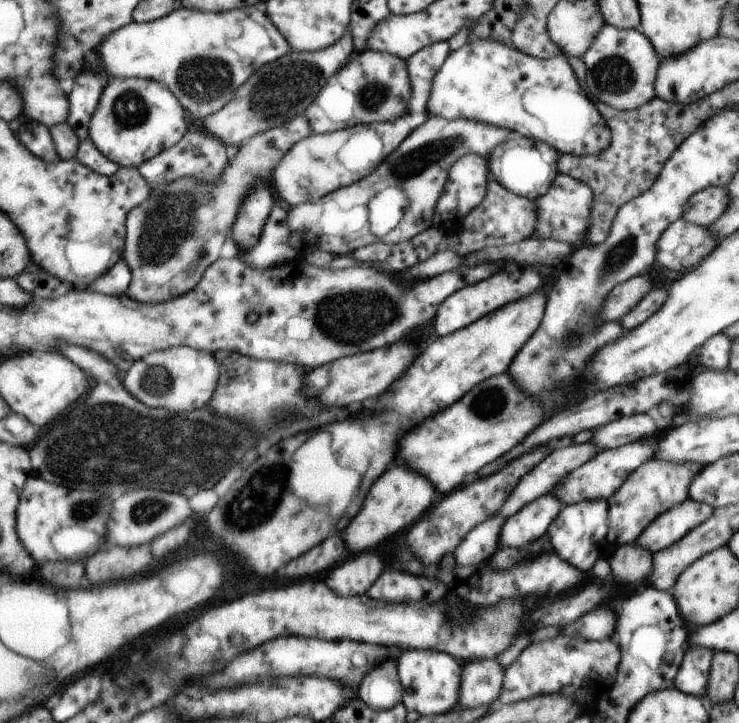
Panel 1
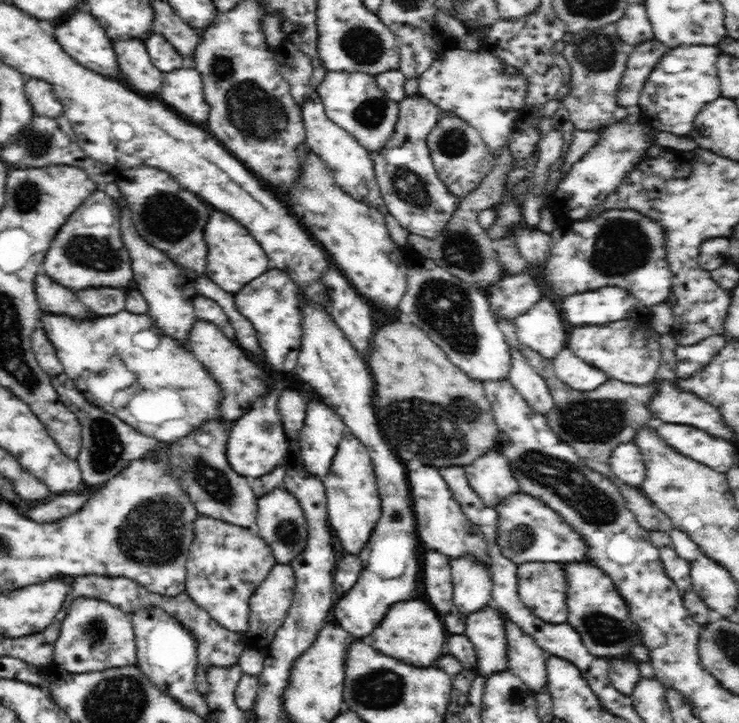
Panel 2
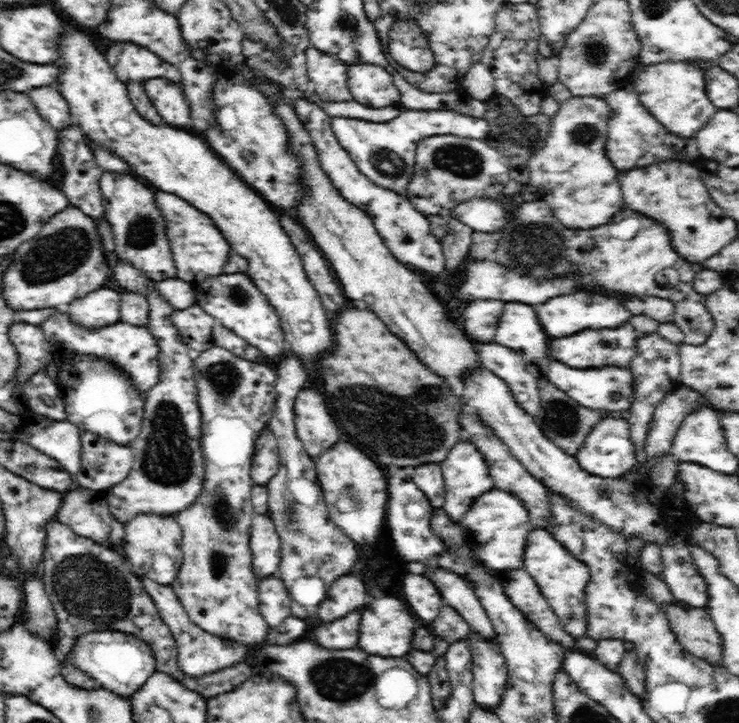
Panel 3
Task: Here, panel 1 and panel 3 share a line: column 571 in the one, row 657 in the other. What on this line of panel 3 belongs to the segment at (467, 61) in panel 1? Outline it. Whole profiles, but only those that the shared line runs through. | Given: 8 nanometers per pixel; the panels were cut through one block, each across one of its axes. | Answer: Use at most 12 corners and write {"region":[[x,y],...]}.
{"region":[[133,634],[80,635],[70,662],[131,697],[157,671]]}

